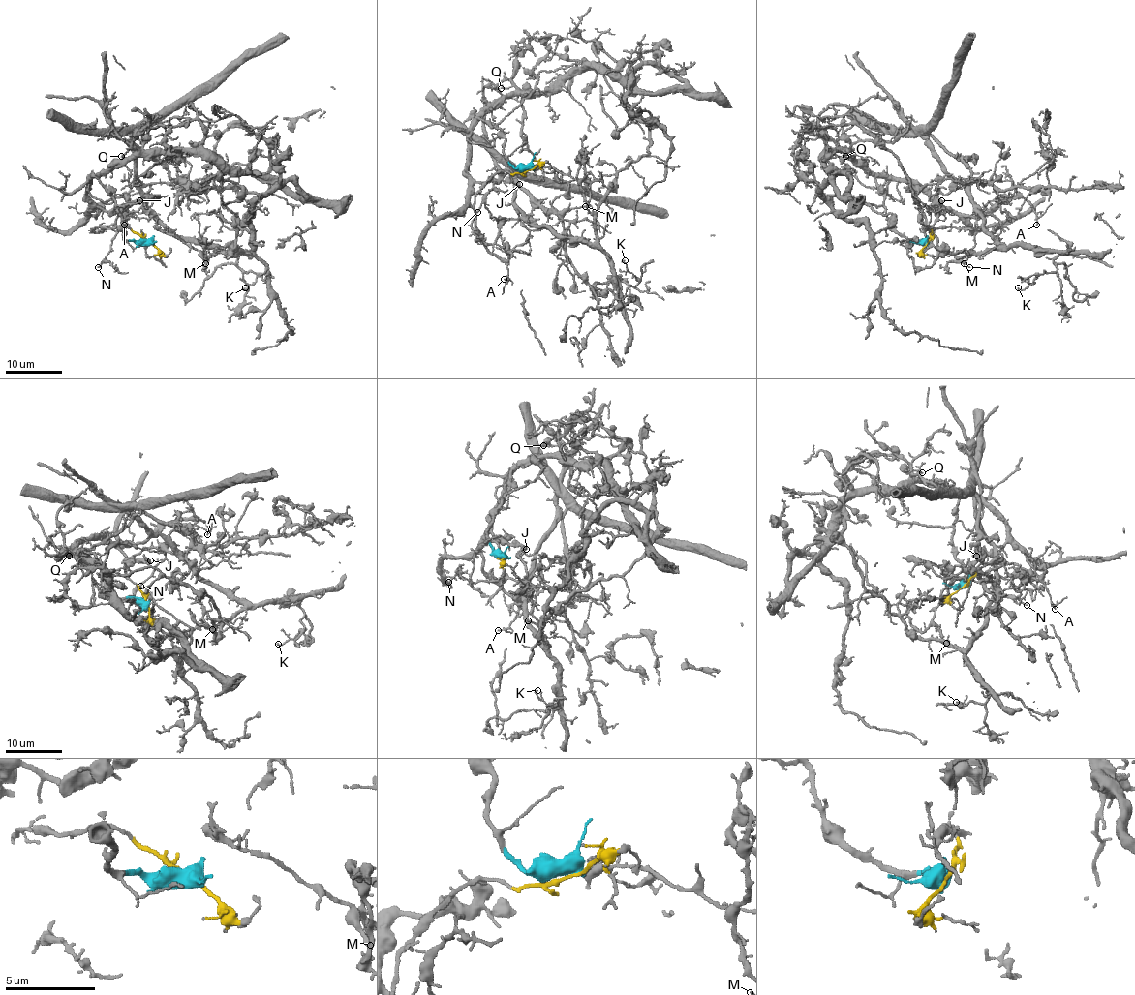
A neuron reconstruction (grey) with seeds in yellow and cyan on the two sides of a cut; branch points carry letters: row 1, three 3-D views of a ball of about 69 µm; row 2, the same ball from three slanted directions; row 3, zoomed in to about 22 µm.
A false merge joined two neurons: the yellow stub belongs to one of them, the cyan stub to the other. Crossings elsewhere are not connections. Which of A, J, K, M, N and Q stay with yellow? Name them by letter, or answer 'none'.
K, M, N

